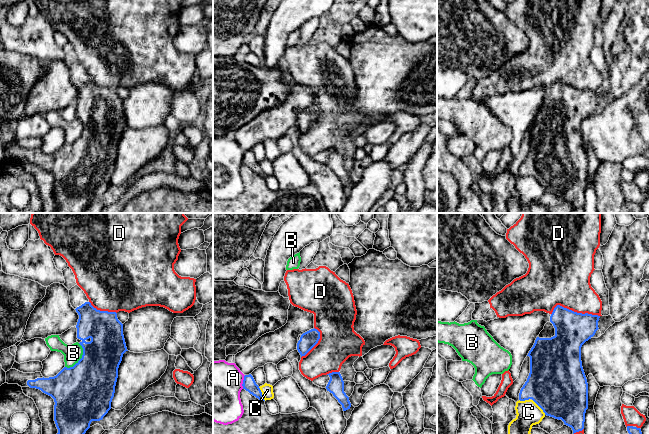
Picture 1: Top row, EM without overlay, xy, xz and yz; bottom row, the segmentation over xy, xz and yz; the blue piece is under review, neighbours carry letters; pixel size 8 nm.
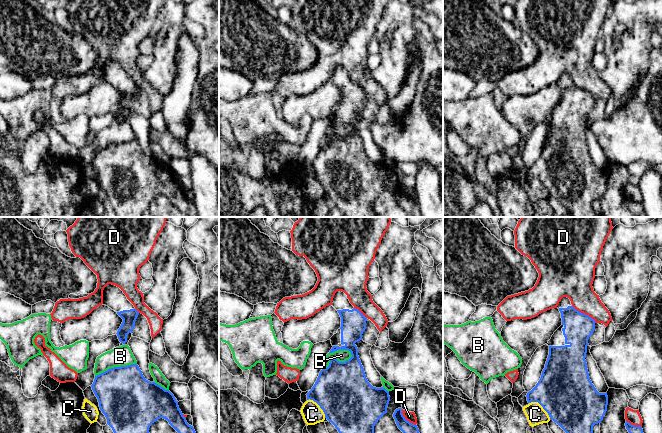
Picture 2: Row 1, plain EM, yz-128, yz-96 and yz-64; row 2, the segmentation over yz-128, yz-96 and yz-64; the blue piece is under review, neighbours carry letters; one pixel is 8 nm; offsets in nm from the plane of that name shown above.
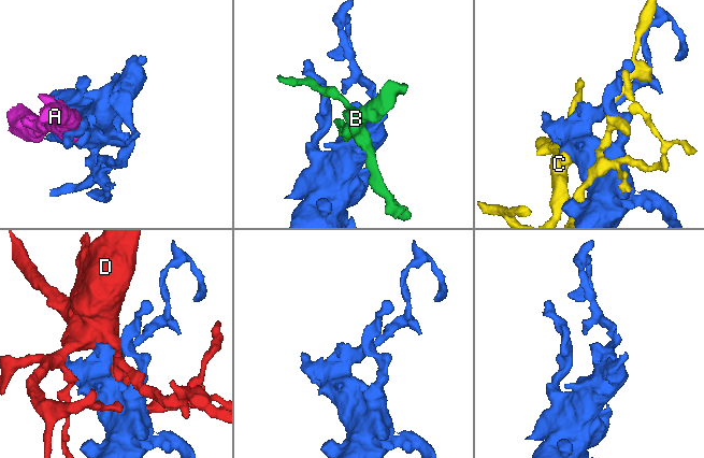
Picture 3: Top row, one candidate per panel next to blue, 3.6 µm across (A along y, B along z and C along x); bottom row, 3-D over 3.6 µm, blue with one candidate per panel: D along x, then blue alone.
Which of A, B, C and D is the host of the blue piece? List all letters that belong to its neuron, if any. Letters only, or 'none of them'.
none of them

